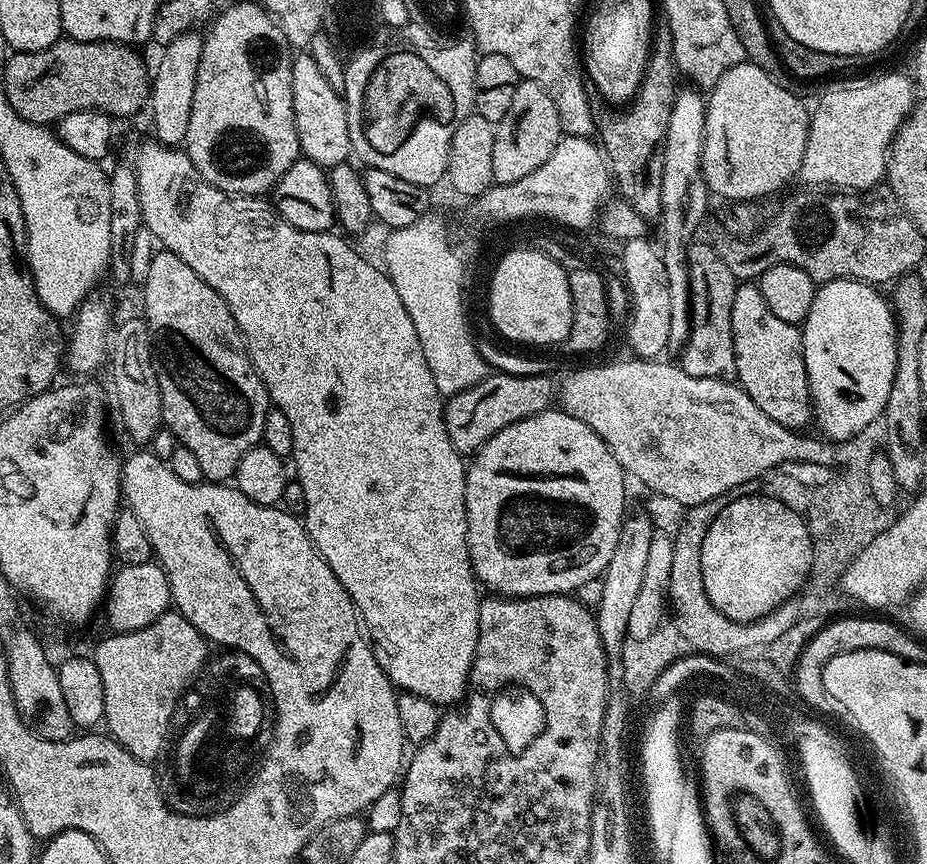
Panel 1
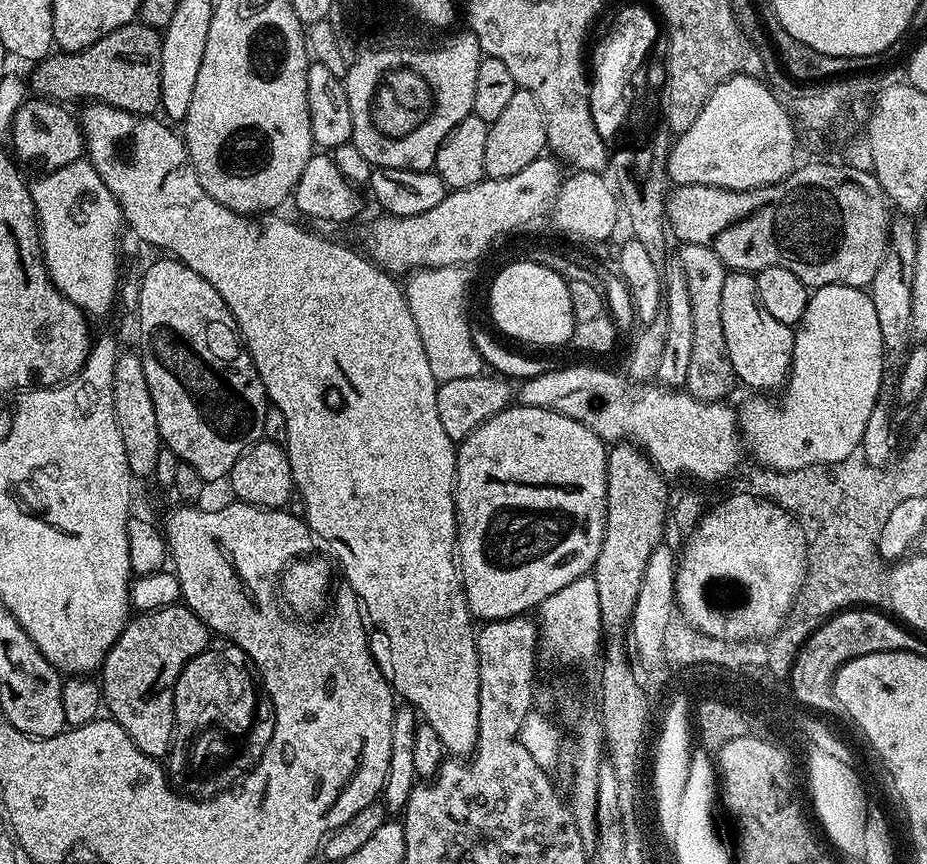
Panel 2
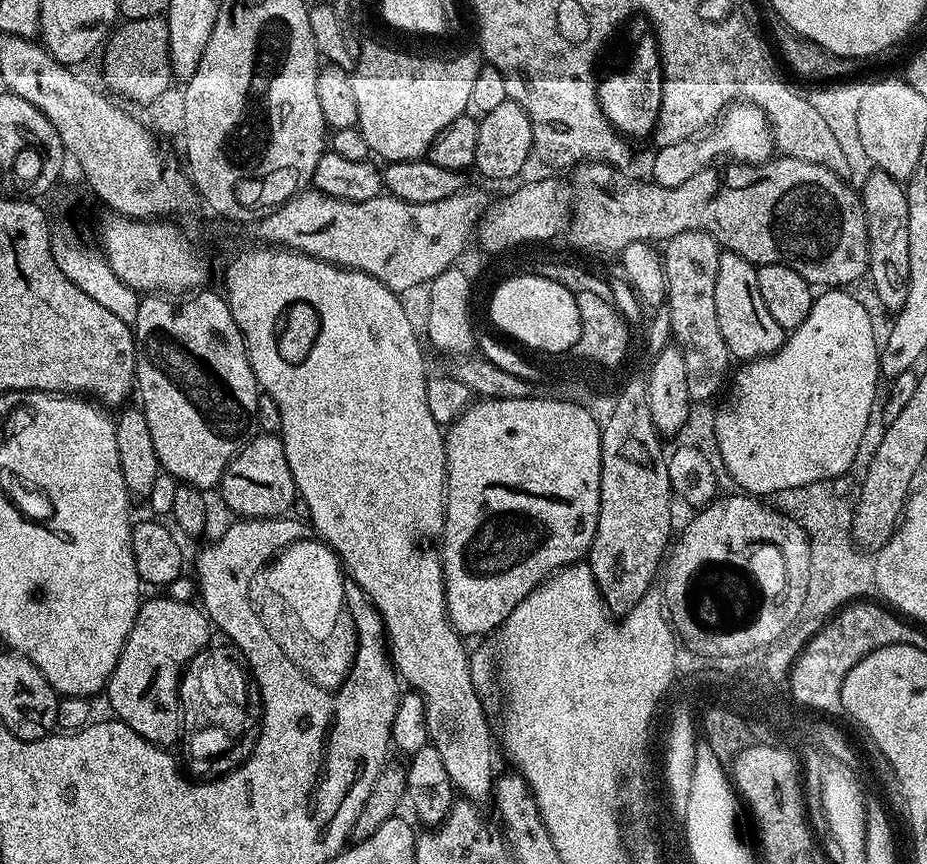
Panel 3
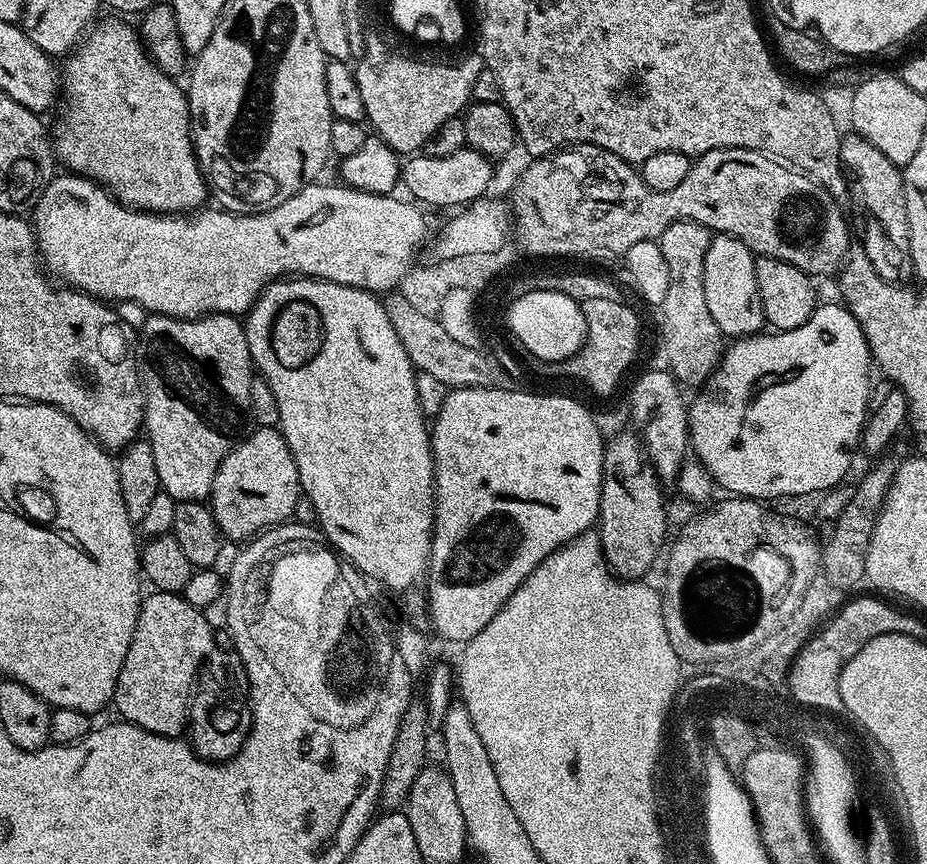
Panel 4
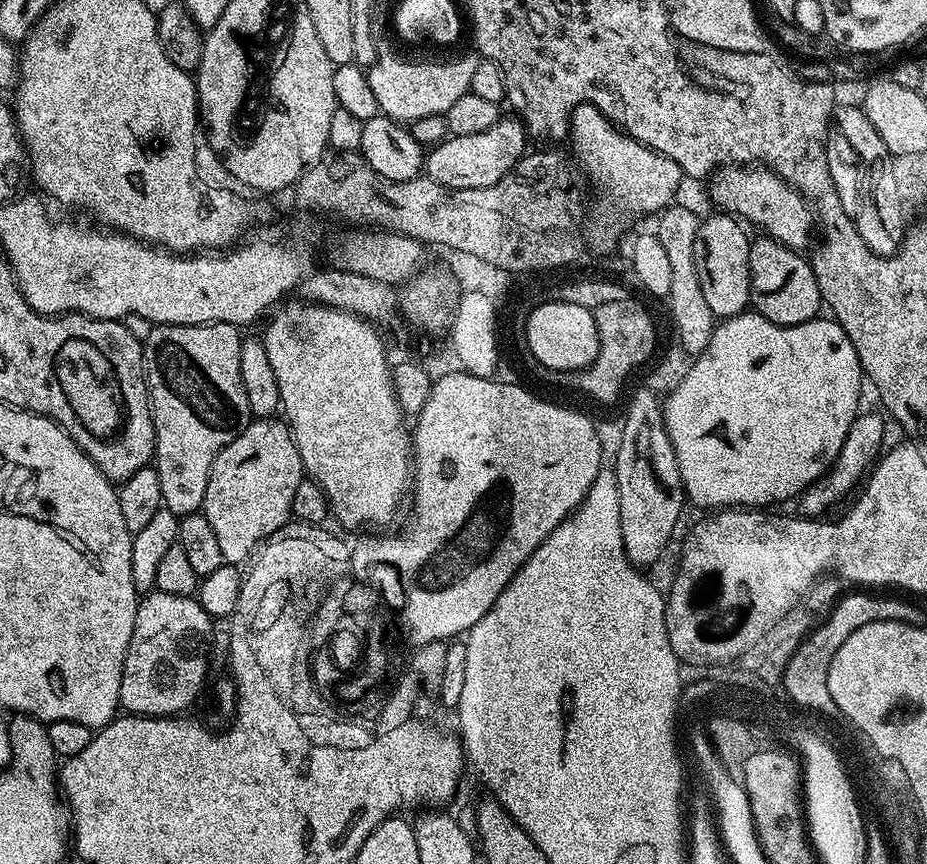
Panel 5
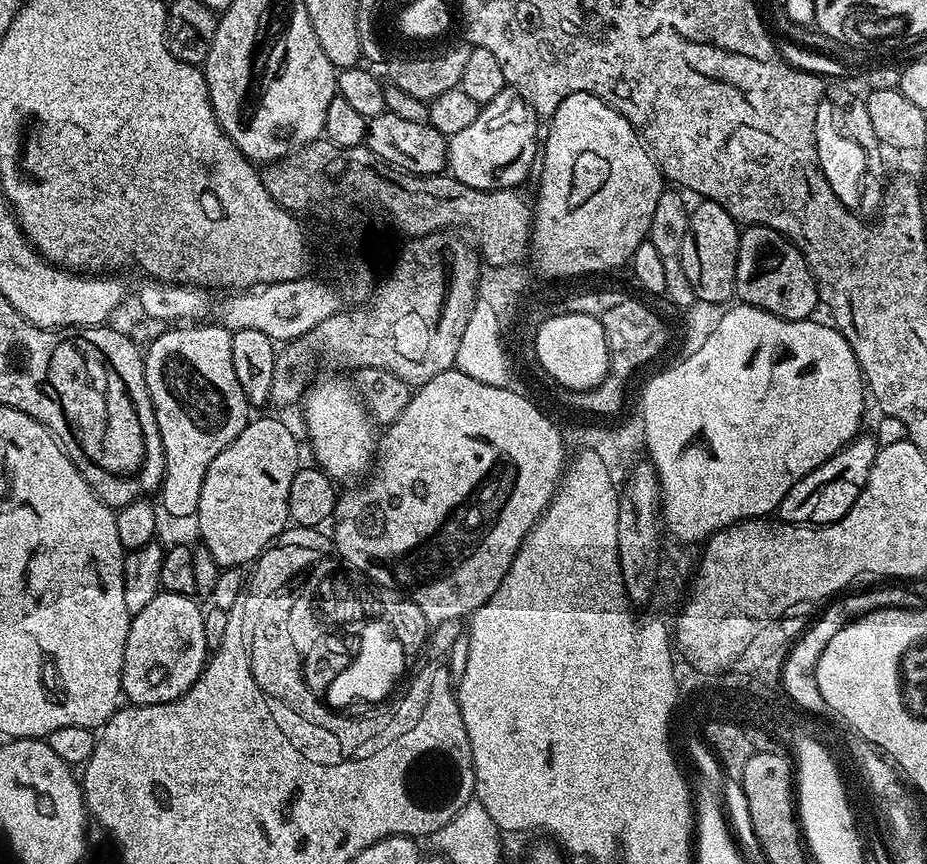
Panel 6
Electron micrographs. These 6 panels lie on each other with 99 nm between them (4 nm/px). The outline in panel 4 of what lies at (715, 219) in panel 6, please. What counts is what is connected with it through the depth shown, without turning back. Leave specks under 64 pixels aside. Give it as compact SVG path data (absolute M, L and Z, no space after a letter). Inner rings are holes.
M713 235L706 250L704 285L706 286L706 307L718 322L718 330L725 338L755 336L766 328L762 298L756 293L756 253L733 236Z

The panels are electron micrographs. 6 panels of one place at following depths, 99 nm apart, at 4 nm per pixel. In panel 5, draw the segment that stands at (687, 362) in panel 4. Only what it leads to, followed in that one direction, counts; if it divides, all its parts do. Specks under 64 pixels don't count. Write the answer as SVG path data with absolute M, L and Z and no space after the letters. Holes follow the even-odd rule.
M673 202L667 208L661 208L655 217L654 231L658 242L666 250L670 261L670 294L666 297L667 315L680 327L680 335L698 356L706 350L712 337L714 317L710 306L706 306L706 298L702 295L702 285L698 283L698 270L694 270L694 254L696 253L696 235L700 229L701 217L695 216L686 205Z

